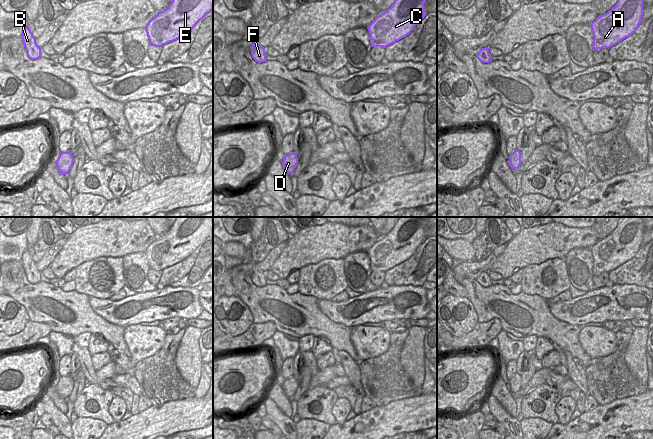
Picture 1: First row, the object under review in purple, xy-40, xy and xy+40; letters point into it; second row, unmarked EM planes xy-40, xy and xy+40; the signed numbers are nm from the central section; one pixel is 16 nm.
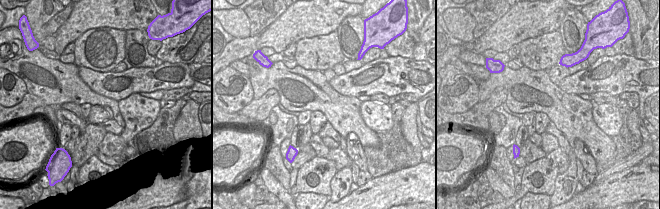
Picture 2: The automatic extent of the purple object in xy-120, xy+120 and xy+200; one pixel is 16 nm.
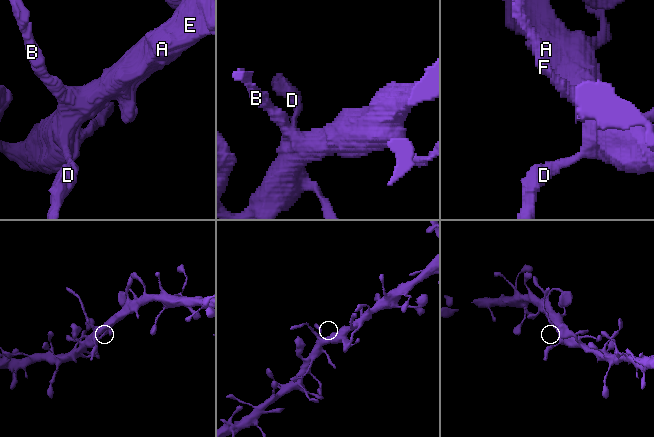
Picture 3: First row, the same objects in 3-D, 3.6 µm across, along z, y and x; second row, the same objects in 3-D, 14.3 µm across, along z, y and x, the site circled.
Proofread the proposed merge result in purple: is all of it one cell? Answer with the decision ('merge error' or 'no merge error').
merge error

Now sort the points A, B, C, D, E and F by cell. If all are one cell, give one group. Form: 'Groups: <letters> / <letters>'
Groups: A C D E / B F.

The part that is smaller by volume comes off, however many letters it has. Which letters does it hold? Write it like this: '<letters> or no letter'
B, F.

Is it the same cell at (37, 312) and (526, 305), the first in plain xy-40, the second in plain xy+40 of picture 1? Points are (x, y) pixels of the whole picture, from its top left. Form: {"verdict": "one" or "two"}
{"verdict": "one"}

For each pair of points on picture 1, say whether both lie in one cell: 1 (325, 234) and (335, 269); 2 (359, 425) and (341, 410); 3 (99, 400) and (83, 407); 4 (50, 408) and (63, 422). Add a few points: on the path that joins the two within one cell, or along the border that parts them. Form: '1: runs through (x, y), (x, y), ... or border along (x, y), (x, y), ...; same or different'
1: border along (343, 258), (324, 258), (316, 263), (309, 264); different
2: border along (345, 420), (342, 423), (336, 423); different
3: runs through (94, 398), (86, 399), (84, 402); same
4: runs through (53, 411), (60, 419); same

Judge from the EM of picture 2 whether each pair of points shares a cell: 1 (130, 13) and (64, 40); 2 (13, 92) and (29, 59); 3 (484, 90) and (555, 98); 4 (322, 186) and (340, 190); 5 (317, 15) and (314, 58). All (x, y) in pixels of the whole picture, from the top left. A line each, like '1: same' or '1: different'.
1: same
2: different
3: same
4: different
5: different

